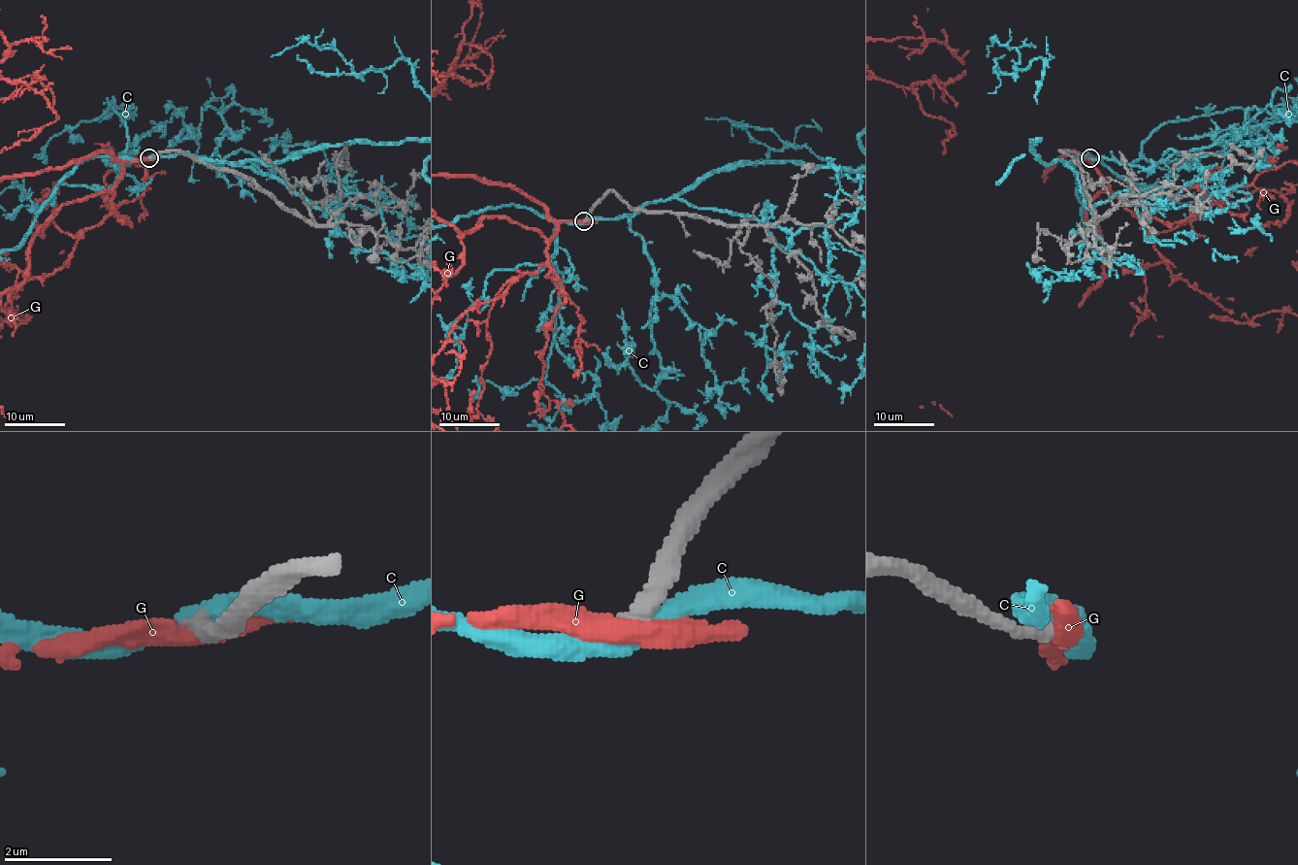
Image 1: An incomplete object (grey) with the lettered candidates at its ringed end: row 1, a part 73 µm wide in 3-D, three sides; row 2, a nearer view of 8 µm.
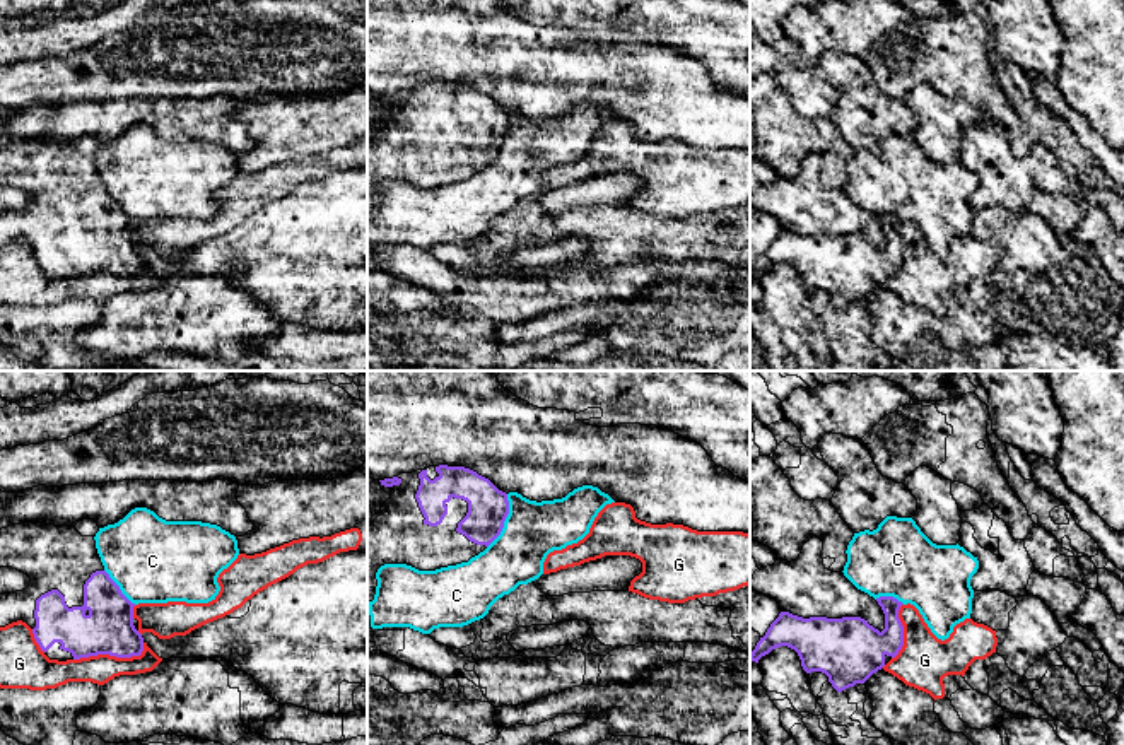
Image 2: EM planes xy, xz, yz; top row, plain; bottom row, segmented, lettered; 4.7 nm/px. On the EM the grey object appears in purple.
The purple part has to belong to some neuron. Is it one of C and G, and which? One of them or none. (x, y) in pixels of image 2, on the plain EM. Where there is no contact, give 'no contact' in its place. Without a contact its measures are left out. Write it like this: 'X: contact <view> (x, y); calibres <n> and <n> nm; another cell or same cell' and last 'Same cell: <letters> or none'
C: contact xz (504, 137); calibres 190 and 280 nm; another cell
G: contact xy (111, 272); calibres 240 and 140 nm; another cell
Same cell: none

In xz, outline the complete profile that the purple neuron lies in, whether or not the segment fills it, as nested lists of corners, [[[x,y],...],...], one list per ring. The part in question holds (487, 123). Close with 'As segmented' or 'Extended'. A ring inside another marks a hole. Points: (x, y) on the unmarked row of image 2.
[[[429,84],[379,99],[391,106],[391,114],[367,138],[367,220],[374,217],[381,183],[436,188],[468,179],[501,152],[509,132],[507,111],[465,84]]]. Extended

